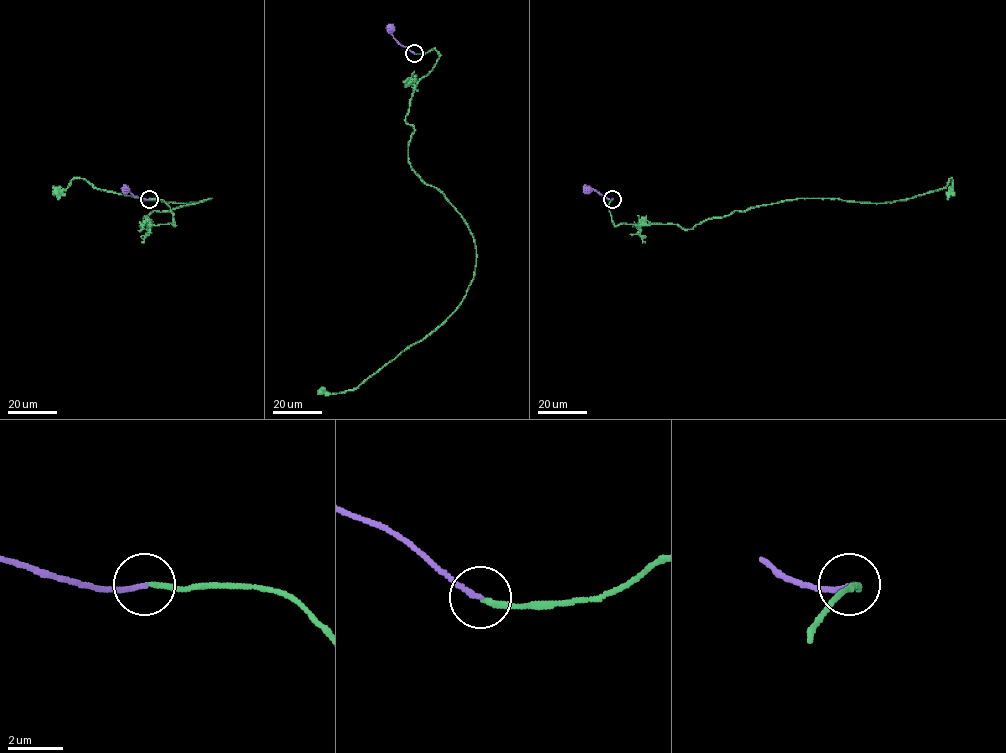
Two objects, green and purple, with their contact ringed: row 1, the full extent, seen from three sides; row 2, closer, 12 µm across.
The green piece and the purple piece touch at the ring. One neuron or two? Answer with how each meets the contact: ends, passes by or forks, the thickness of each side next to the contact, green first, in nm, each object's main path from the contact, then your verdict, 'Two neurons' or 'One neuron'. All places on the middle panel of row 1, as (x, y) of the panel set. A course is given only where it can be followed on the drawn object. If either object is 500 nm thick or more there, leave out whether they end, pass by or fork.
At the ring green ends. At the ring purple ends. Thickness 200 nm (green) against 180 nm. Course of green: (414, 53), (440, 55), (410, 102), (408, 162), (468, 225), (474, 278), (443, 323), (357, 388), (317, 391). Course of purple: (414, 53), (399, 43), (391, 27). One neuron

